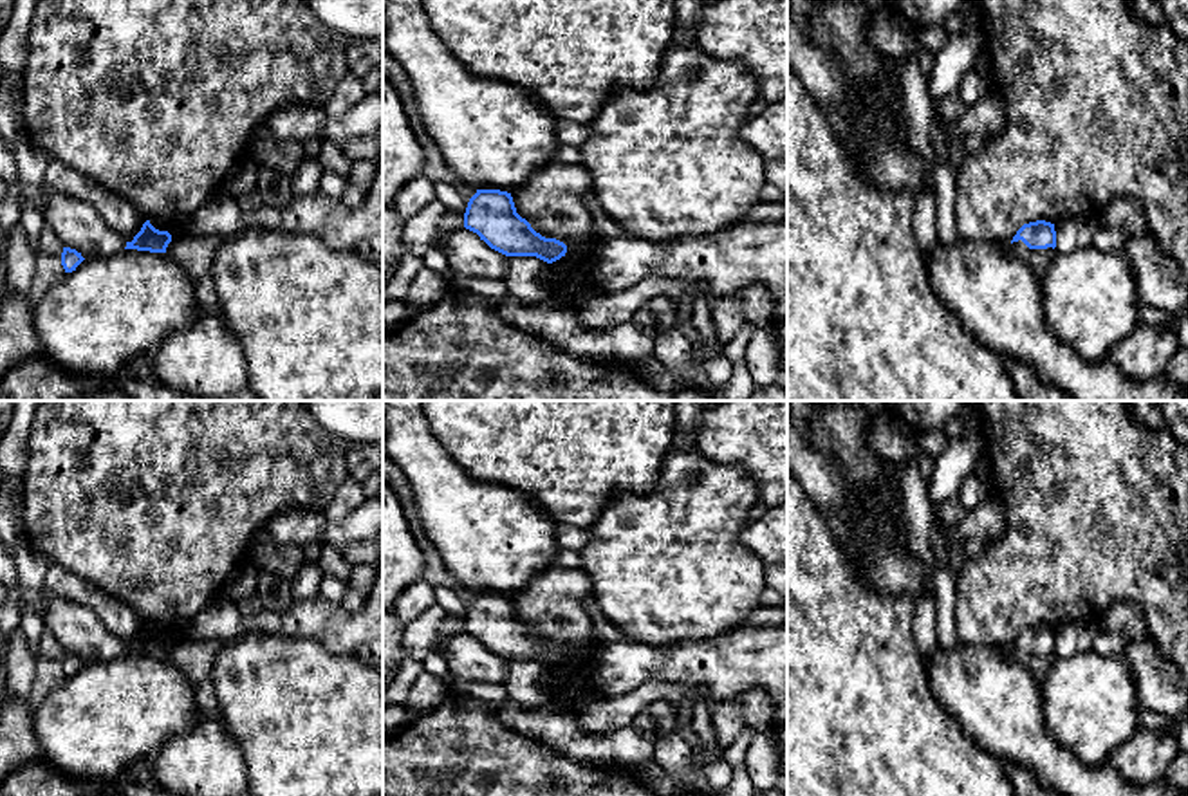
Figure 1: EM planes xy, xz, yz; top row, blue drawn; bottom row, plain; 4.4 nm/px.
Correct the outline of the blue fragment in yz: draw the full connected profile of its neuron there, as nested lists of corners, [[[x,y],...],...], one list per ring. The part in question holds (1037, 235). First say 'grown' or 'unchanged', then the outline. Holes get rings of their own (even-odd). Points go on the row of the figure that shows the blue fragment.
grown | [[[1036,220],[1024,224],[1011,240],[1009,251],[1026,262],[1040,278],[1054,258],[1056,231],[1054,224]]]

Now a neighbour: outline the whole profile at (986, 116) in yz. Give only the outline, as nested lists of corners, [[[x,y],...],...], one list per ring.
[[[989,90],[973,105],[966,106],[964,114],[946,123],[944,135],[948,146],[962,143],[968,135],[980,135],[984,139],[1000,134],[1006,128],[1006,105],[1004,99]]]

